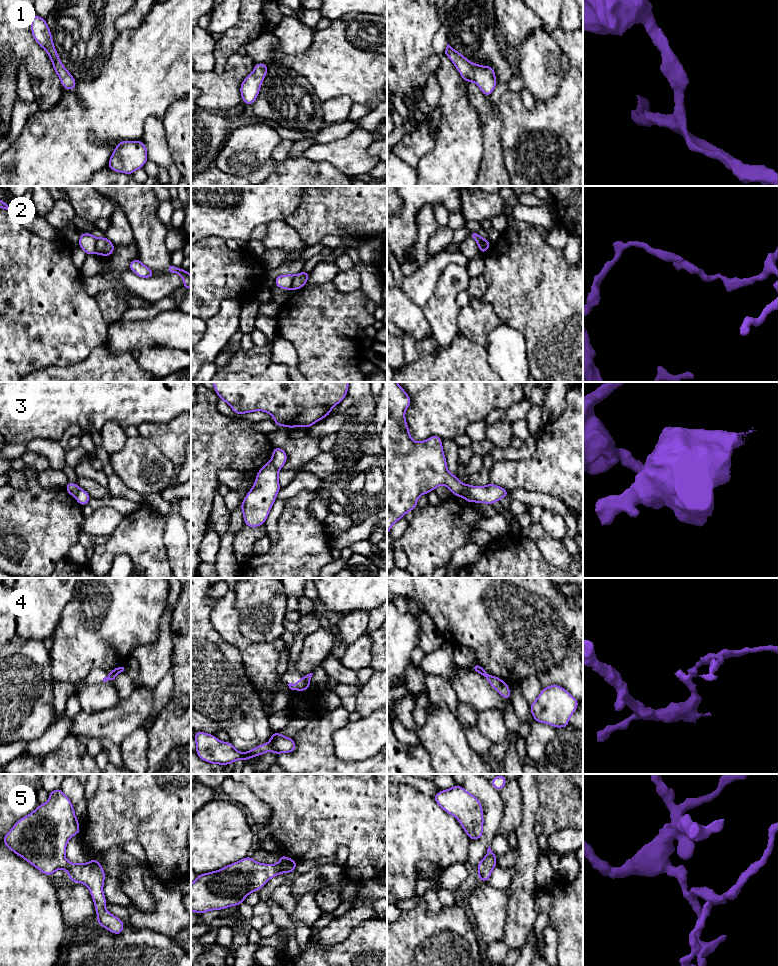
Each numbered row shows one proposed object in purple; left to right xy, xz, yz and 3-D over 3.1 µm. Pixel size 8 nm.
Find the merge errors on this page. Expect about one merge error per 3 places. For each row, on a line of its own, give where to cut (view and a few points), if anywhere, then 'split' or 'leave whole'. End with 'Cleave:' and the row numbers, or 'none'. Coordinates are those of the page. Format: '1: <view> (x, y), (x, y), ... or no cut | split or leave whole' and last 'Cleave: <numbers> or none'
1: no cut | leave whole
2: xy (97, 239), (96, 252) | split
3: yz (465, 484), (466, 491), (474, 501) | split
4: xz (303, 677), (308, 682) | split
5: no cut | leave whole
Cleave: 2, 3, 4

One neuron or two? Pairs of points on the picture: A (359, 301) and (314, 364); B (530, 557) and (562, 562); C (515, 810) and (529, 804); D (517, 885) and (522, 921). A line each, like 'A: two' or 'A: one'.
A: one
B: two
C: two
D: one

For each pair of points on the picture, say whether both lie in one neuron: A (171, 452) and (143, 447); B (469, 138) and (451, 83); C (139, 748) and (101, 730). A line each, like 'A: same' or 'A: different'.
A: different
B: same
C: different

